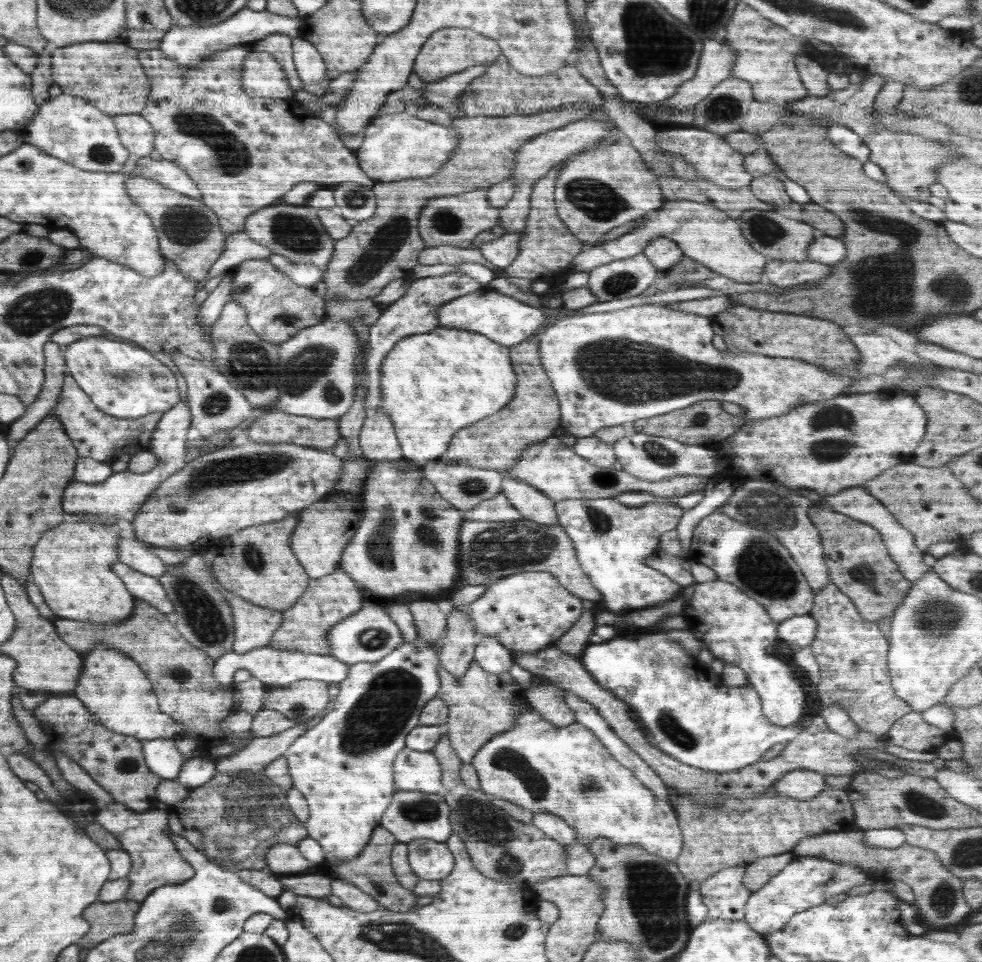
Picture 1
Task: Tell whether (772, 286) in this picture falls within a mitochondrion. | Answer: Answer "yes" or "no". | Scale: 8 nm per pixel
no

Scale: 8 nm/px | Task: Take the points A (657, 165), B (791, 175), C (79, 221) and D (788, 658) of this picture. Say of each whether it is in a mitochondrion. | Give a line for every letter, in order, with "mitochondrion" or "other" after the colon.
A: other
B: other
C: other
D: other

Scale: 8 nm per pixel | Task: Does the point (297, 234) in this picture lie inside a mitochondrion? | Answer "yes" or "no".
yes

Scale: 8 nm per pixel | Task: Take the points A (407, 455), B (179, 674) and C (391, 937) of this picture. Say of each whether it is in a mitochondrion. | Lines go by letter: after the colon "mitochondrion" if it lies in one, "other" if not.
A: other
B: mitochondrion
C: mitochondrion

